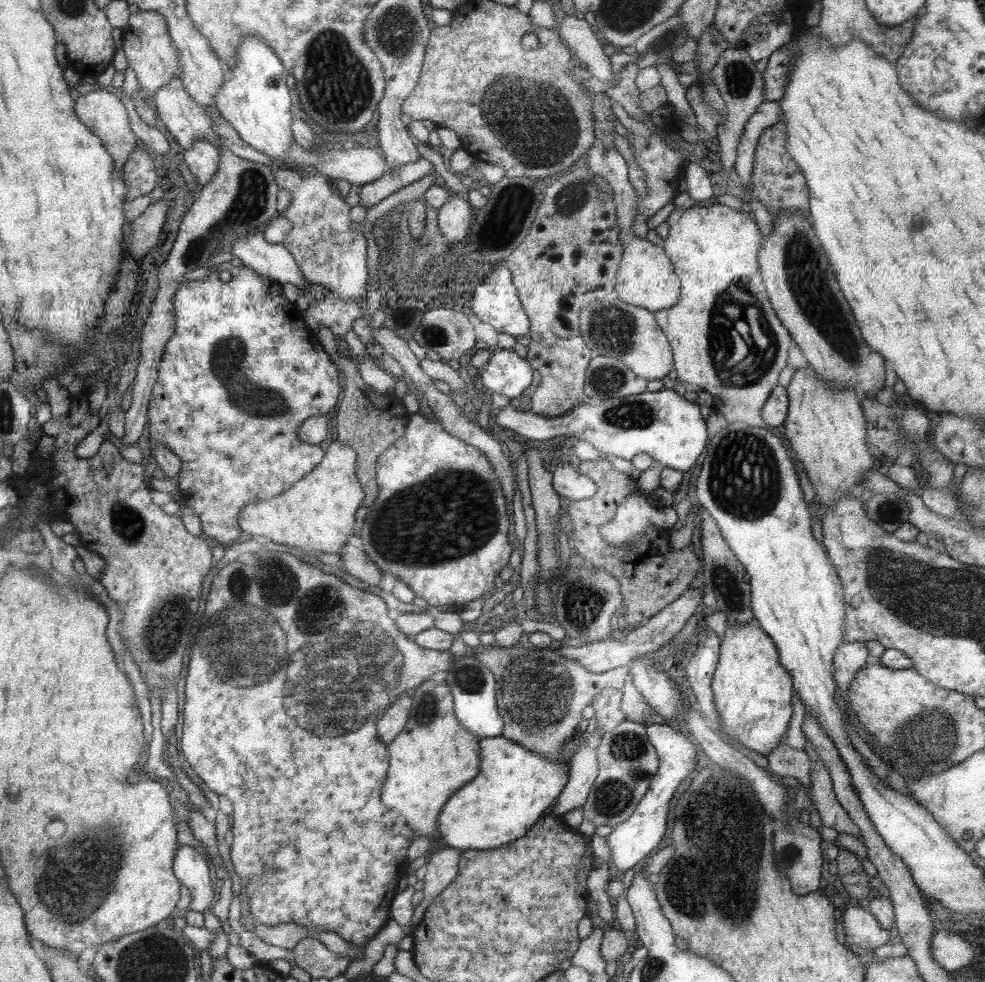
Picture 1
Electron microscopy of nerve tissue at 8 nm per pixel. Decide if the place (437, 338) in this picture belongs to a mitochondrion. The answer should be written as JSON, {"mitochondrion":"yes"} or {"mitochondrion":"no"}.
{"mitochondrion":"yes"}

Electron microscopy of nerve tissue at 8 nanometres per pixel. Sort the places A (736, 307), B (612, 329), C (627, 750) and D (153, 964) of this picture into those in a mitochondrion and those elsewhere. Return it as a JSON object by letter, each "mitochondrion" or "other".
{"A":"mitochondrion","B":"mitochondrion","C":"mitochondrion","D":"mitochondrion"}

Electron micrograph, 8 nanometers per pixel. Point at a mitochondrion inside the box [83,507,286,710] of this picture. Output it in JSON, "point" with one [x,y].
{"point":[159,643]}

